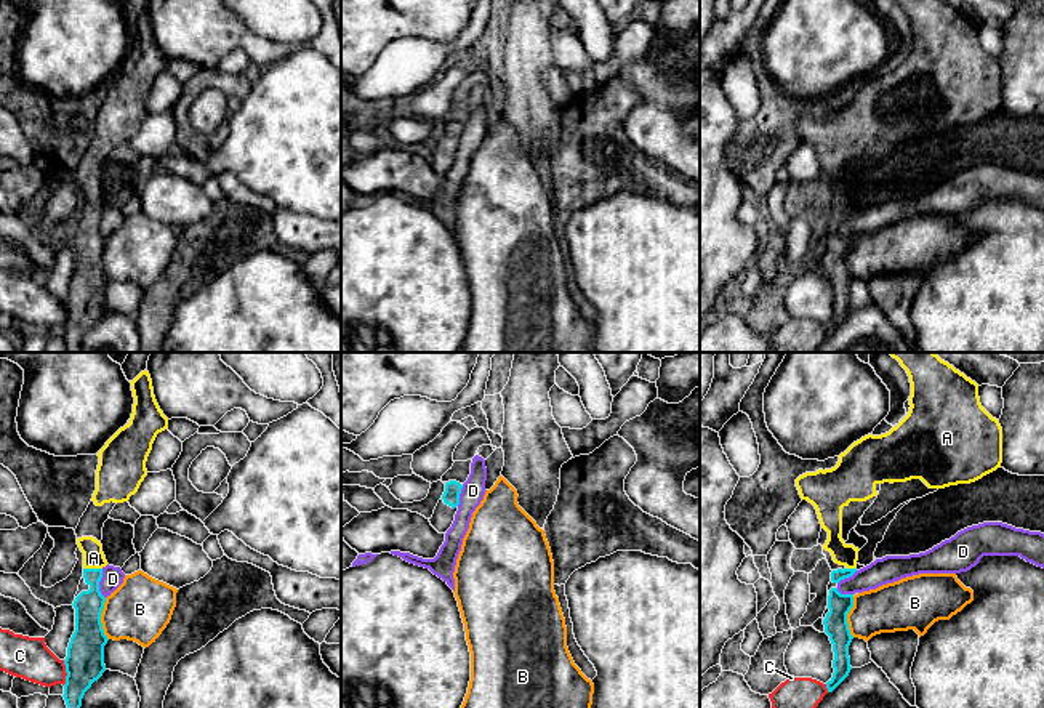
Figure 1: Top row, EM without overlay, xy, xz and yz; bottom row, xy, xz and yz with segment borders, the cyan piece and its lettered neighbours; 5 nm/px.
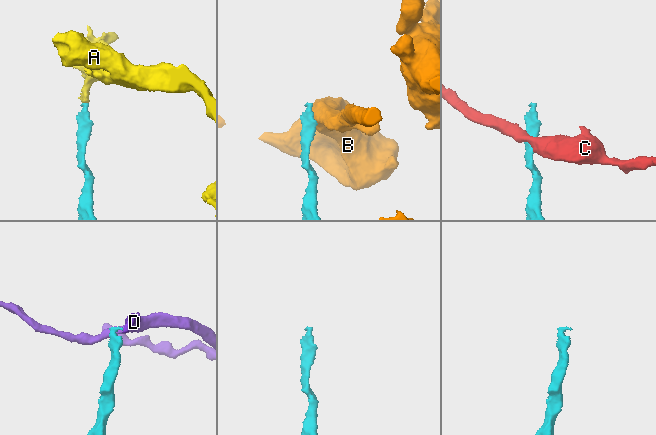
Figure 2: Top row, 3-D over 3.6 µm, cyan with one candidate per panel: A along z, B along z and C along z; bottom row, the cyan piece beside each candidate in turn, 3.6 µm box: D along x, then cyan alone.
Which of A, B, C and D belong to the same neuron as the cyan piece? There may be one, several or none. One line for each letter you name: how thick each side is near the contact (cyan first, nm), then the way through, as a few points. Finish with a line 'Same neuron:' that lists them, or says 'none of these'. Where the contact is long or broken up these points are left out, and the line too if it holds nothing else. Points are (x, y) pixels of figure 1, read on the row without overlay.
A: 150 nm thick on the cyan side, 110 nm on the other
Same neuron: A

